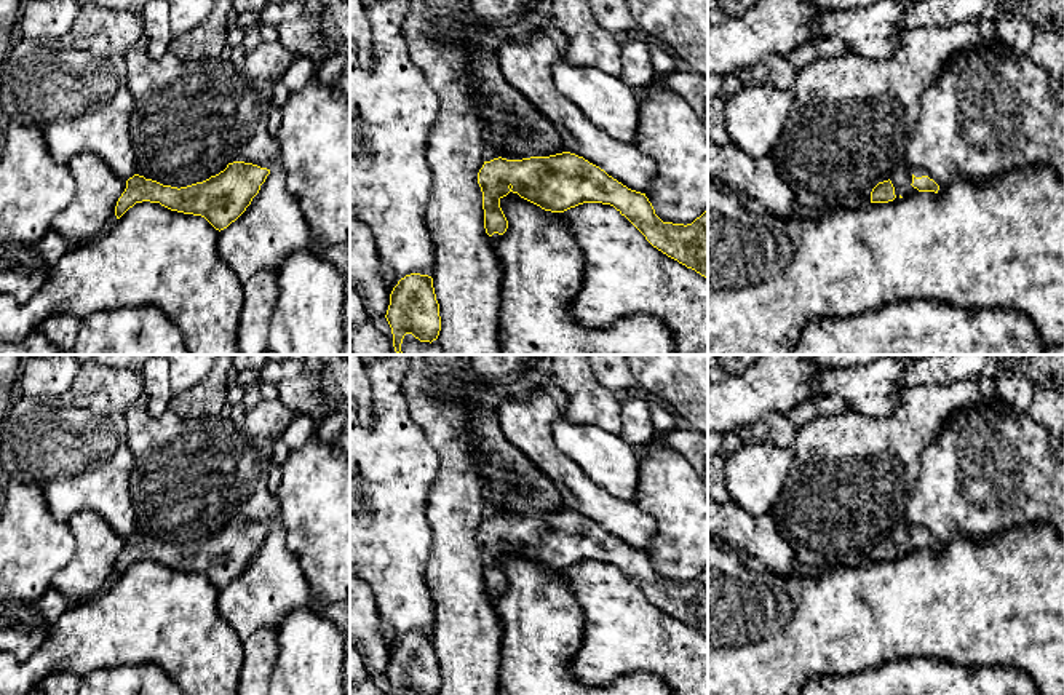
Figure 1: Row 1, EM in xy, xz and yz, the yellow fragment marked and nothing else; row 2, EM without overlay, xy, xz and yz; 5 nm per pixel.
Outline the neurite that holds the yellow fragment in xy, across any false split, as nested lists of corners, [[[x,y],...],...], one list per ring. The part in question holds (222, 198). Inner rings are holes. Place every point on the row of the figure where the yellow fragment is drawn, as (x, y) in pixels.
[[[233,161],[219,174],[181,189],[134,174],[117,201],[115,216],[120,219],[136,203],[150,201],[171,211],[201,216],[220,232],[246,211],[268,174],[267,168]]]

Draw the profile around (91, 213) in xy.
[[[89,152],[77,153],[67,166],[75,179],[75,197],[53,219],[51,230],[75,246],[104,235],[115,224],[115,206],[126,181]]]

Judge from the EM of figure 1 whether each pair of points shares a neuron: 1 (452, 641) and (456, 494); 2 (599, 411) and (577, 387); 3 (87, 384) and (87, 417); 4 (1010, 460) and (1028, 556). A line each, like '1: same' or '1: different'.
1: same
2: same
3: different
4: different

